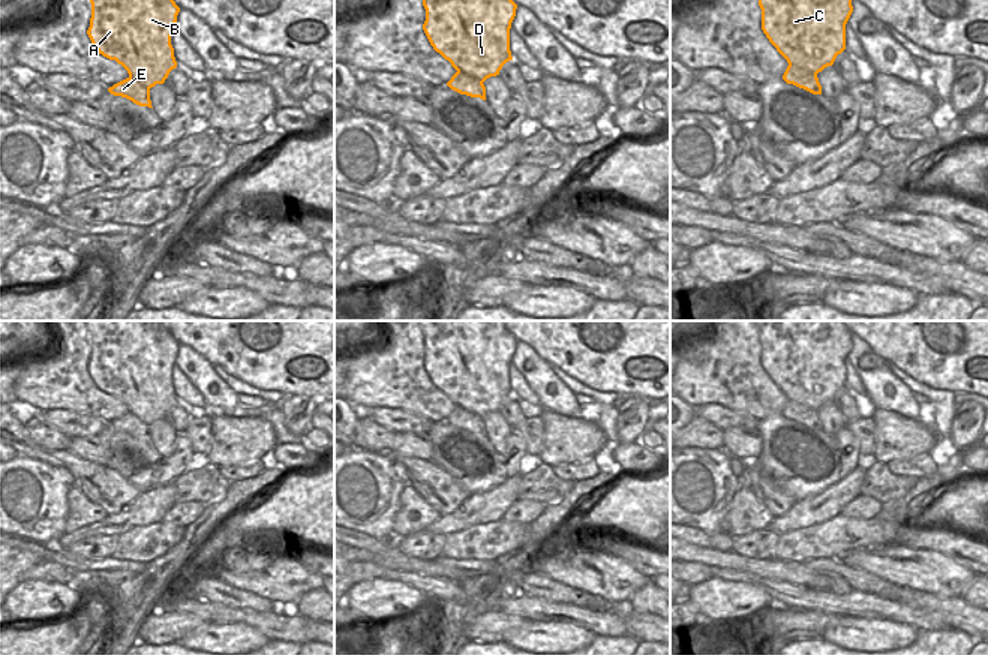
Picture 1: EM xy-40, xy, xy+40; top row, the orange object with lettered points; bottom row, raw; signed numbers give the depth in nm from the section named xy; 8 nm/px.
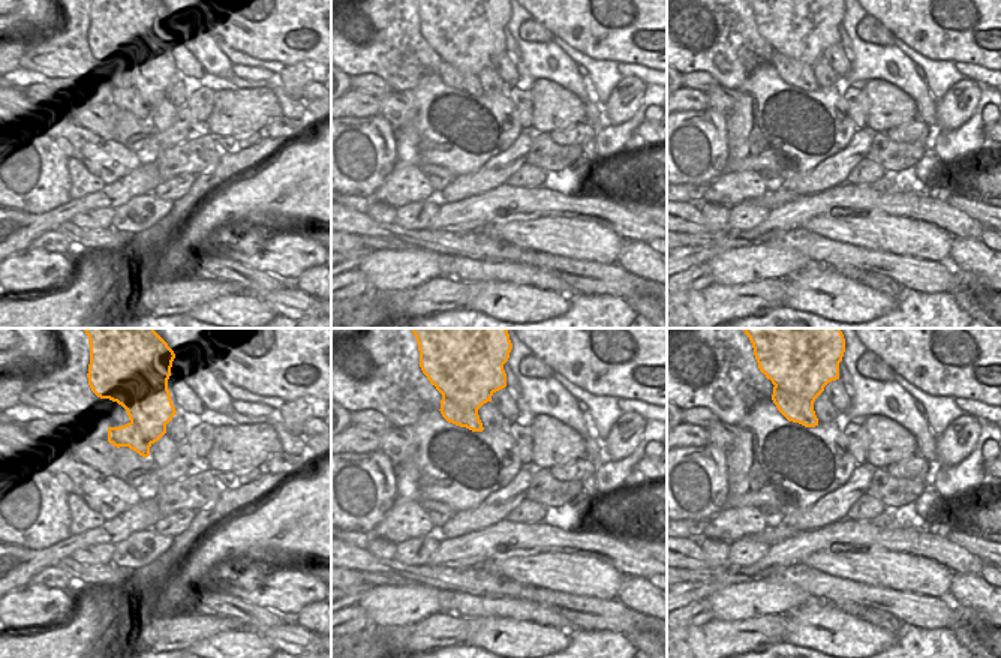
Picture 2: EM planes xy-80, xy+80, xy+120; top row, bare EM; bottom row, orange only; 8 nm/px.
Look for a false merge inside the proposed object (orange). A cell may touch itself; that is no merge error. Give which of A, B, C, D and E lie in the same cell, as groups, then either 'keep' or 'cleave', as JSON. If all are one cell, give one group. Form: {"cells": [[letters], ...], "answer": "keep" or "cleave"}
{"cells": [["A", "B", "C", "D"], ["E"]], "answer": "cleave"}

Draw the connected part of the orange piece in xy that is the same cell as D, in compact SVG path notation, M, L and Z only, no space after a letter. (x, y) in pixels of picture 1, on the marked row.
M423 0L426 21L423 30L436 52L483 82L499 75L502 66L513 60L510 28L517 4L513 0Z

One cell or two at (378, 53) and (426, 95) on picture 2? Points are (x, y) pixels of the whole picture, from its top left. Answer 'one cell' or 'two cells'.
two cells

